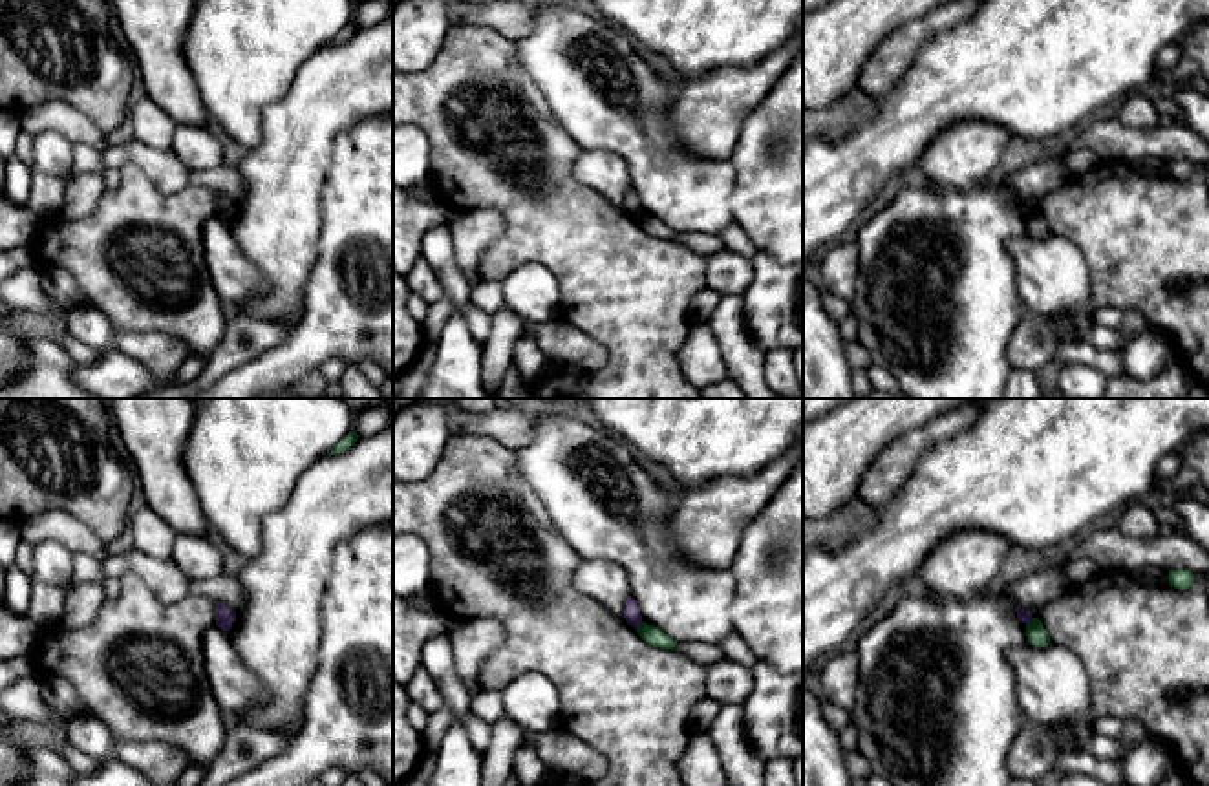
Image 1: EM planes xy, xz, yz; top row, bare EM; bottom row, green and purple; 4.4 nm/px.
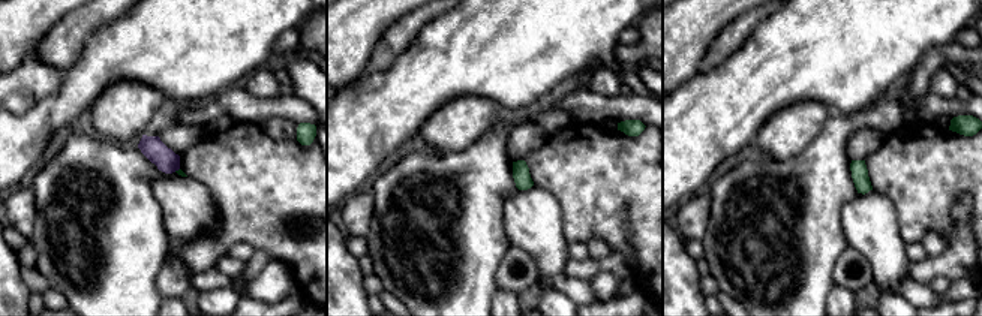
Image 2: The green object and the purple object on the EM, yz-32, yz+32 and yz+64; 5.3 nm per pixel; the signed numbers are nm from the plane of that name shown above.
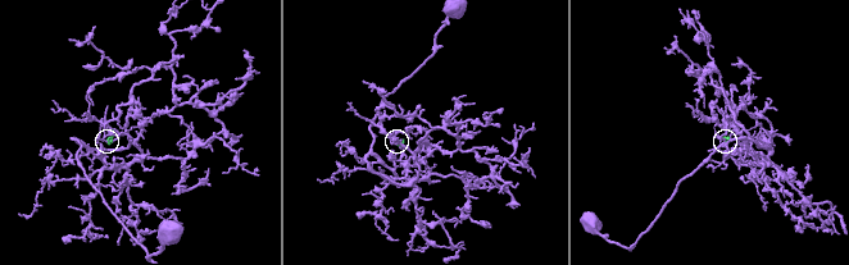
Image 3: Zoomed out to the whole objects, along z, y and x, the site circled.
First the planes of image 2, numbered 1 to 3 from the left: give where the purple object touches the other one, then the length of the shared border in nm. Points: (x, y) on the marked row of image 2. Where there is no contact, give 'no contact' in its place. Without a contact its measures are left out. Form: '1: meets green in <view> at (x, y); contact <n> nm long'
1: meets green in yz-32 at (176, 171); contact 40 nm long
2: no contact
3: no contact

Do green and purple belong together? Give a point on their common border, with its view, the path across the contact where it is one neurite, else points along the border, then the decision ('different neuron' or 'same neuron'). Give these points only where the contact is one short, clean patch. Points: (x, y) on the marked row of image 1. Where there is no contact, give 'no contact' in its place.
meets green in yz at (1030, 622); border along yz (1034, 618), (1027, 626); different neuron

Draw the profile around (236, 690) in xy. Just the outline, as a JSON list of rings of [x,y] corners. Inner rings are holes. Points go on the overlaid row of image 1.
[[[216,625],[203,632],[203,664],[225,718],[236,718],[269,702],[267,689],[245,669],[229,632]]]

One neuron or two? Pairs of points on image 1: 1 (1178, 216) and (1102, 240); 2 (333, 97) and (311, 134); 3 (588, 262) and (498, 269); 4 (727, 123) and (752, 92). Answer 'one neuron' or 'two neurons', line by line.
1: one neuron
2: one neuron
3: one neuron
4: one neuron

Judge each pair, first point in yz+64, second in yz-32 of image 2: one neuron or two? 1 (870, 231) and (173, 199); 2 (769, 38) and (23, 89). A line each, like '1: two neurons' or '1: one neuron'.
1: one neuron
2: two neurons

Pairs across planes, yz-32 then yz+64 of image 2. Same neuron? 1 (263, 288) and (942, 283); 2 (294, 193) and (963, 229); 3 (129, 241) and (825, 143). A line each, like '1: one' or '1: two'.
1: one
2: two
3: one

